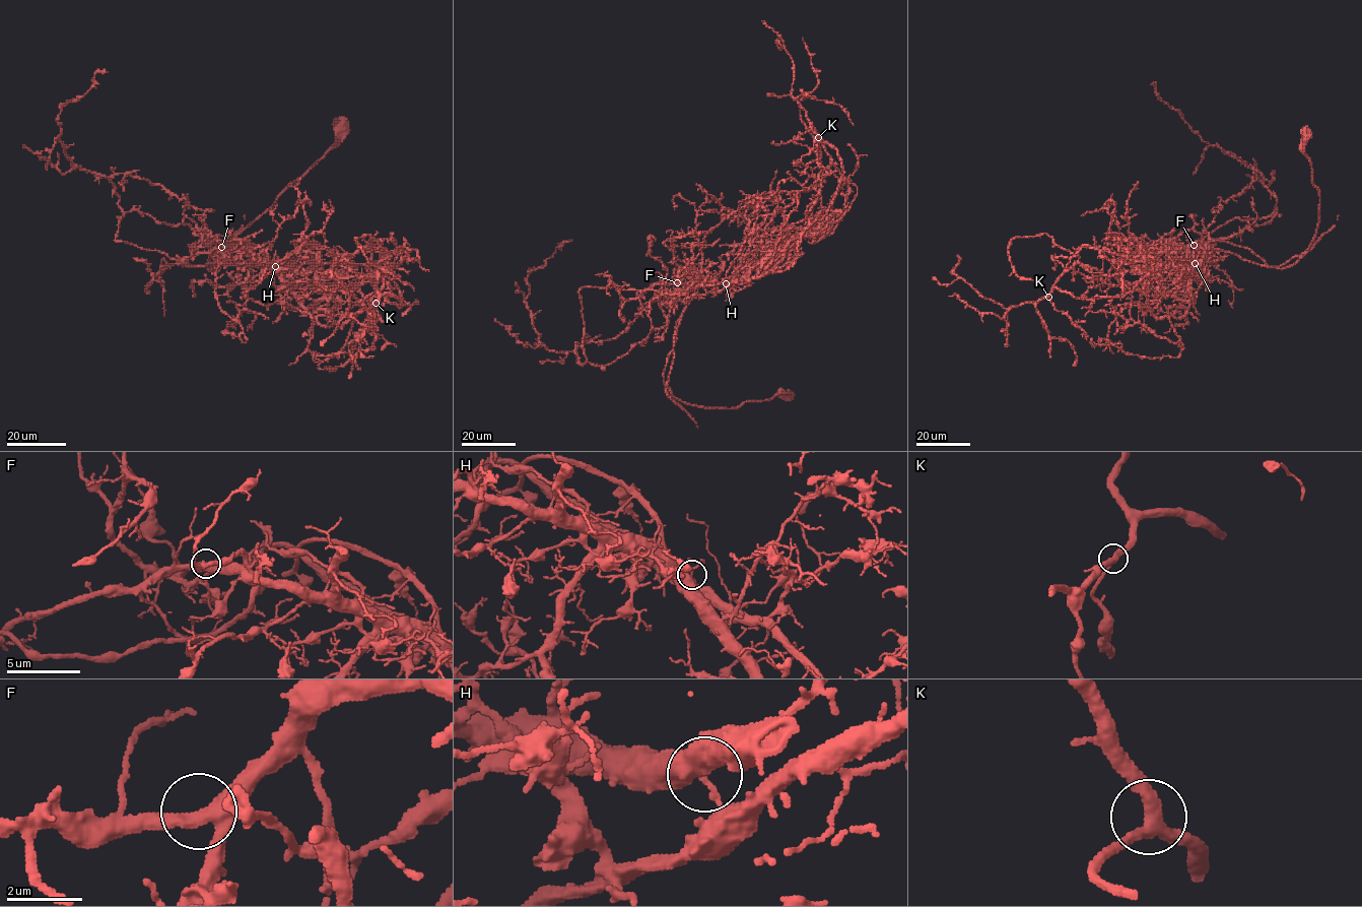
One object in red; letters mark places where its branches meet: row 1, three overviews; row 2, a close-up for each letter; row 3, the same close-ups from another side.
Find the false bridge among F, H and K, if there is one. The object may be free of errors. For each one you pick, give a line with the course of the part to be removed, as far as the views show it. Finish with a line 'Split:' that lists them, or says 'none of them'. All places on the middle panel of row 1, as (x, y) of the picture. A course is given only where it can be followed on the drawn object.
H: Course of the part to remove: (725, 283), (668, 297), (665, 326), (610, 364), (583, 366), (547, 348), (526, 305), (529, 272), (572, 240)
Split: H

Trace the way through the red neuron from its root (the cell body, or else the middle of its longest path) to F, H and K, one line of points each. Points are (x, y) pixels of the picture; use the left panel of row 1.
F: (341, 125), (341, 141), (219, 251), (214, 272), (242, 246), (233, 244), (230, 255), (218, 255), (221, 247)
H: (341, 125), (341, 141), (232, 238), (216, 255), (211, 268), (217, 271), (221, 259), (242, 246), (274, 266)
K: (341, 125), (211, 268), (243, 246), (311, 299), (346, 276), (403, 305), (376, 303)

